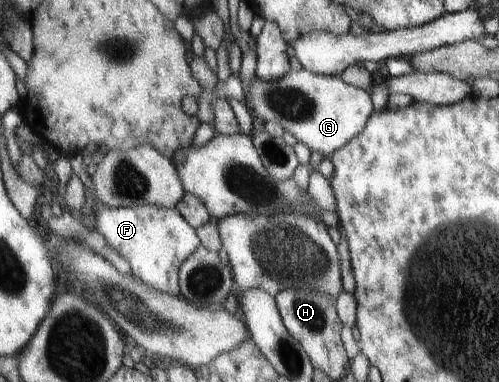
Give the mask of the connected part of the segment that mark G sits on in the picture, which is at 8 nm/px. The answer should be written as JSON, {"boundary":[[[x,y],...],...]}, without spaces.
{"boundary":[[[303,68],[291,70],[277,81],[266,82],[257,77],[250,85],[250,101],[260,124],[266,121],[279,123],[297,142],[323,157],[331,156],[352,140],[373,111],[365,90],[350,86],[339,76],[320,76]]]}

